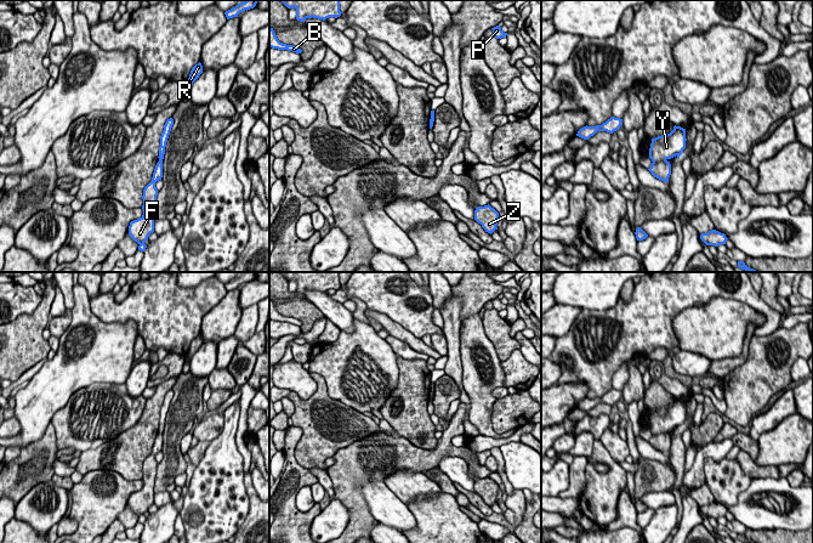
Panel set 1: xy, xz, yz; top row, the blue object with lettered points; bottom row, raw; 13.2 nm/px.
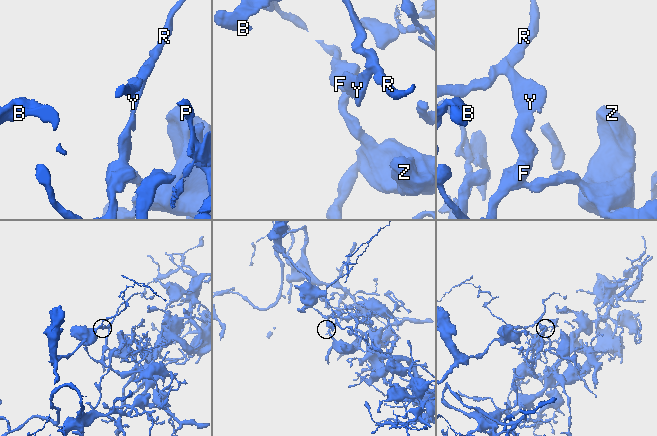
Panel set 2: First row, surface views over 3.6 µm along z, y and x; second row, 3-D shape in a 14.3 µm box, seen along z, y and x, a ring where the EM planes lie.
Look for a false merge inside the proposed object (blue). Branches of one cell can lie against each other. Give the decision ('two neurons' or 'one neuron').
two neurons

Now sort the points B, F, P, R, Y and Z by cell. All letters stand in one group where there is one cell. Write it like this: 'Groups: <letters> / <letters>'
Groups: B R Y / F P Z

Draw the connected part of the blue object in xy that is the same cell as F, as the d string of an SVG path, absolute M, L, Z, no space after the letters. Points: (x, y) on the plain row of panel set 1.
M159 432L155 437L152 453L143 462L143 487L130 494L129 507L137 514L138 522L144 524L147 517L144 516L148 513L150 505L154 504L154 482L157 476L158 462L155 454L163 449L163 432Z

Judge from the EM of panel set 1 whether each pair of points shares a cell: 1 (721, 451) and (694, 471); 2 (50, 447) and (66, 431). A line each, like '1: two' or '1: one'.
1: one
2: two

